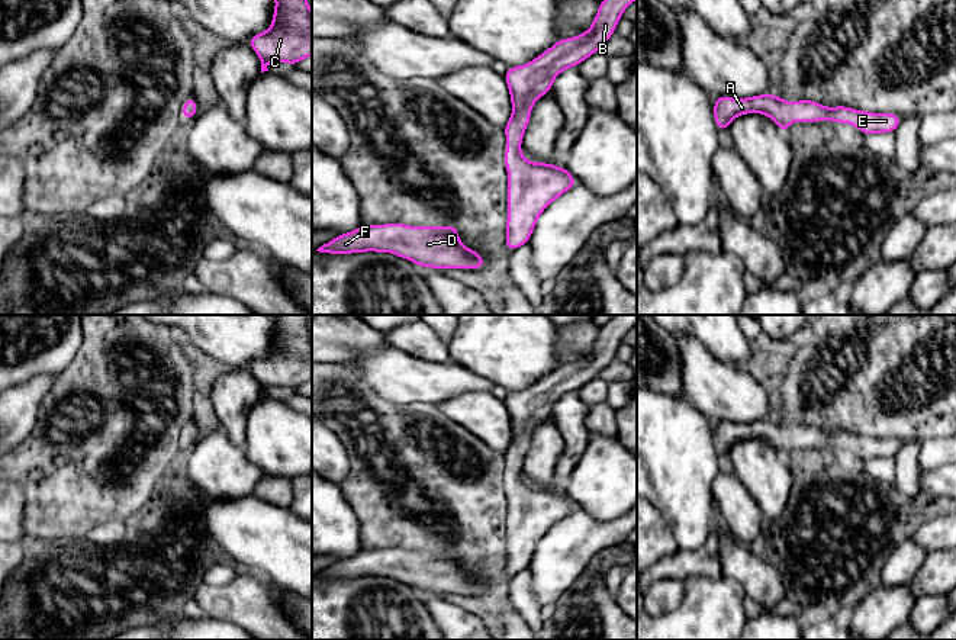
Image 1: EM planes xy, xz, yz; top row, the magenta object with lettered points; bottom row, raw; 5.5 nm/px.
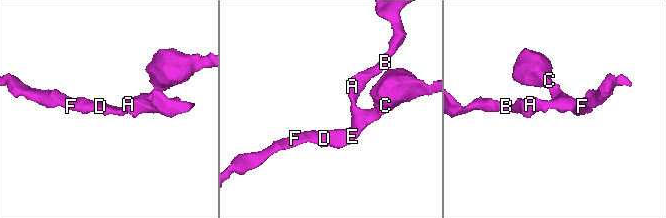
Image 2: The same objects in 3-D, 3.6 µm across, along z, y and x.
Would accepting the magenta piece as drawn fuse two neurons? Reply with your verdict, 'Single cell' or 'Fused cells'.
Single cell

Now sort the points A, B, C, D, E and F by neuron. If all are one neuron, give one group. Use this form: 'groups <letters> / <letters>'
groups A B C D E F

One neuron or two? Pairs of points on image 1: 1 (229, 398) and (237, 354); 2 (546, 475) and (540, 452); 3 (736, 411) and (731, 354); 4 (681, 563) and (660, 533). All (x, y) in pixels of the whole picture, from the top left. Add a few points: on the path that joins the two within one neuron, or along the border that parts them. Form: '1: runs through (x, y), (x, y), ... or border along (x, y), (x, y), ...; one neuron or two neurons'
1: border along (238, 366), (231, 369); two neurons
2: runs through (541, 469), (540, 457); one neuron
3: border along (702, 344), (720, 360), (736, 366); two neurons
4: border along (678, 549), (663, 555), (652, 566); two neurons

